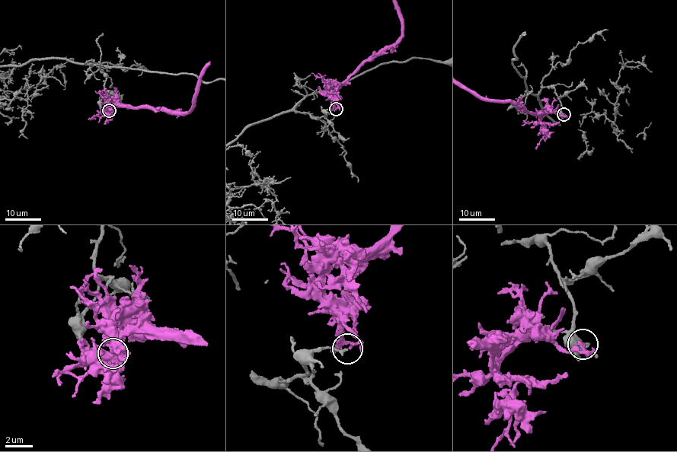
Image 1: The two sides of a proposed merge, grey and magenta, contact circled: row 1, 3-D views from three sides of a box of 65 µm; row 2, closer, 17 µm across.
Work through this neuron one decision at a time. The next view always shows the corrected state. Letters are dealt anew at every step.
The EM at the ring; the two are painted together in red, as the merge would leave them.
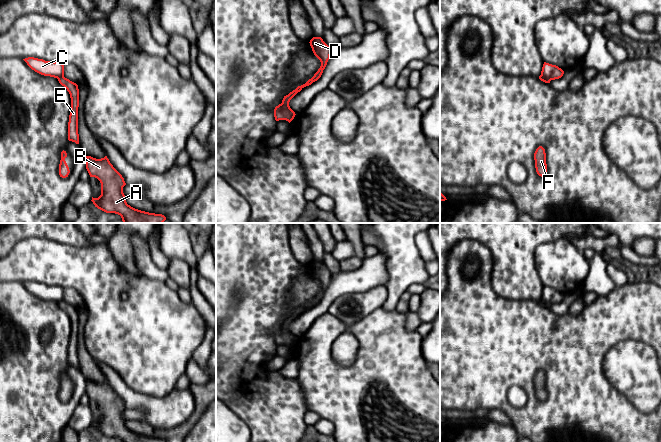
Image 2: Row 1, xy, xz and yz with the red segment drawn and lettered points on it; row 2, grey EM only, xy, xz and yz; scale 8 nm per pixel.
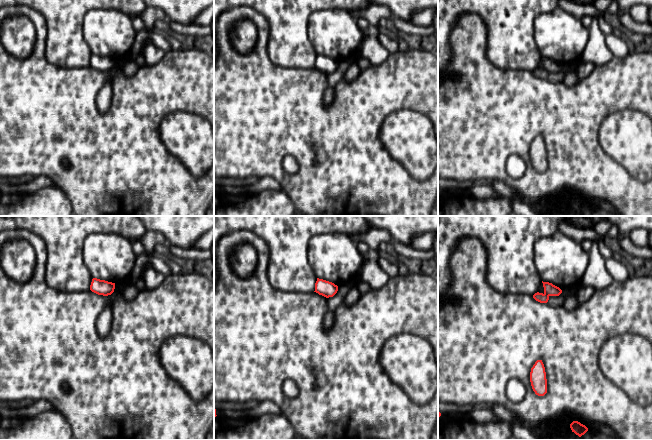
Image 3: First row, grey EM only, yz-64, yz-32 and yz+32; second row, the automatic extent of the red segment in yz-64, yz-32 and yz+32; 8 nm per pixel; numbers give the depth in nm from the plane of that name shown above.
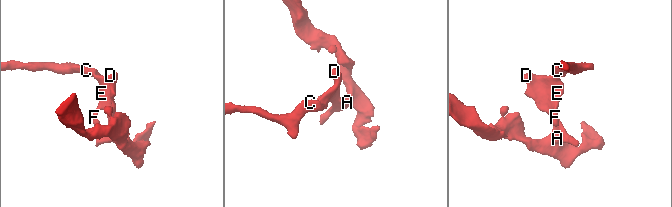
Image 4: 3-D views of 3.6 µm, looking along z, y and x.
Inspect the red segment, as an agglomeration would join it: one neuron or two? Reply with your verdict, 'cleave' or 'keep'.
cleave

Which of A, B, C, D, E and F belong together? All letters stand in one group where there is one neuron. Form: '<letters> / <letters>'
A B D E F / C

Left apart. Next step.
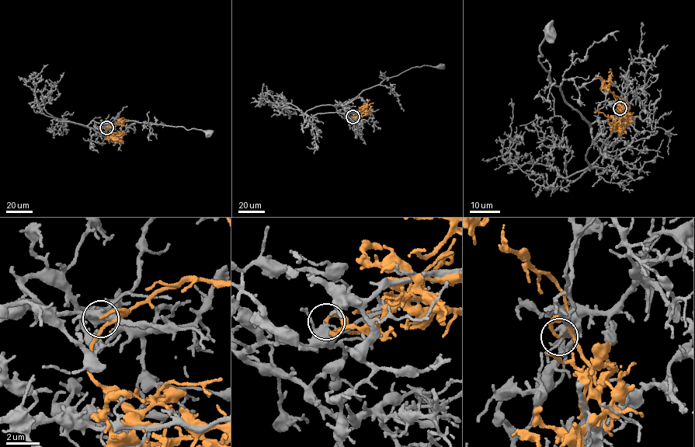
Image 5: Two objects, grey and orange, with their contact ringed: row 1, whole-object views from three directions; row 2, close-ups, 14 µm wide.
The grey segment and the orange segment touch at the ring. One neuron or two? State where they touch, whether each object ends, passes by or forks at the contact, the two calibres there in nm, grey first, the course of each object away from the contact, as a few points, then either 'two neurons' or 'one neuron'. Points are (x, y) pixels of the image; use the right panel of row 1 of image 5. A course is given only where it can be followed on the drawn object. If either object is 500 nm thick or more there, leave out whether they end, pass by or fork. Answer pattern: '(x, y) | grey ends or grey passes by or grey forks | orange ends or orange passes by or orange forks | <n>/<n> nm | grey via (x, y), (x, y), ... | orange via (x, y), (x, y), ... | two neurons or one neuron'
(620, 108) | grey forks | orange ends | 380/160 nm | grey via (620, 107), (614, 123), (591, 124), (569, 106), (538, 58), (551, 32) | orange via (620, 107), (620, 105), (628, 116), (624, 130), (622, 124), (616, 123), (612, 117), (594, 111) | two neurons

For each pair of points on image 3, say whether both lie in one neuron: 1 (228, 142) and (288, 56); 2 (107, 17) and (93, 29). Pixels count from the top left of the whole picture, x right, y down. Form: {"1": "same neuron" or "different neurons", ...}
{"1": "different neurons", "2": "same neuron"}

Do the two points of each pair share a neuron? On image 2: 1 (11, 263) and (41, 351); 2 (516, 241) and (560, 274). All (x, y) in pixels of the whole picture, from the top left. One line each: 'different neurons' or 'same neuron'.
1: different neurons
2: different neurons

